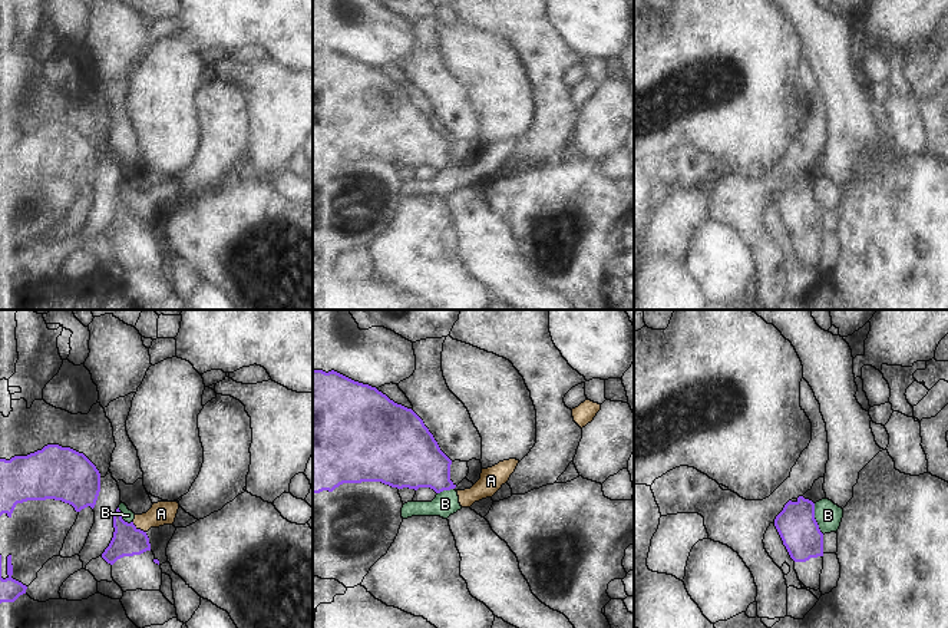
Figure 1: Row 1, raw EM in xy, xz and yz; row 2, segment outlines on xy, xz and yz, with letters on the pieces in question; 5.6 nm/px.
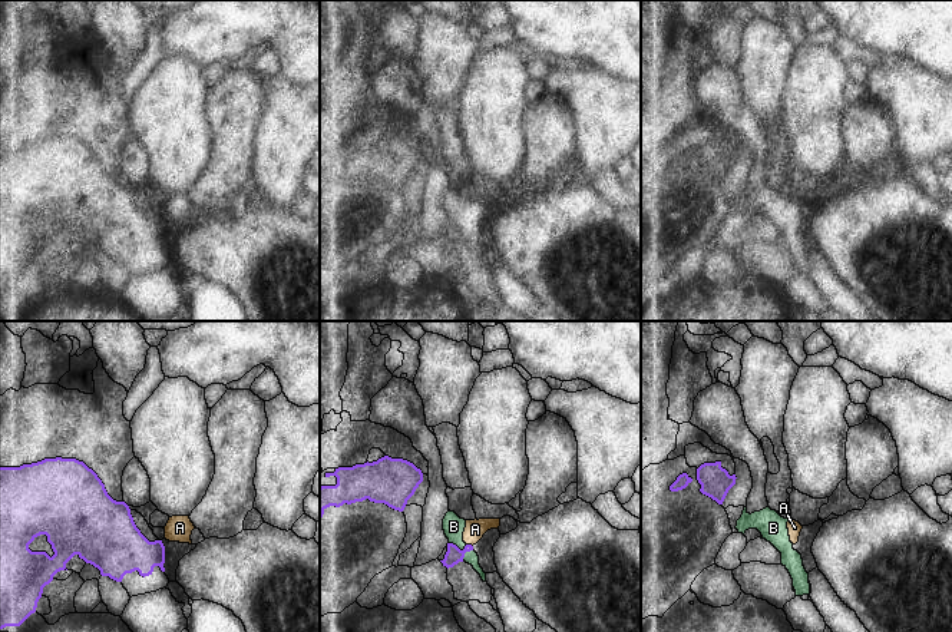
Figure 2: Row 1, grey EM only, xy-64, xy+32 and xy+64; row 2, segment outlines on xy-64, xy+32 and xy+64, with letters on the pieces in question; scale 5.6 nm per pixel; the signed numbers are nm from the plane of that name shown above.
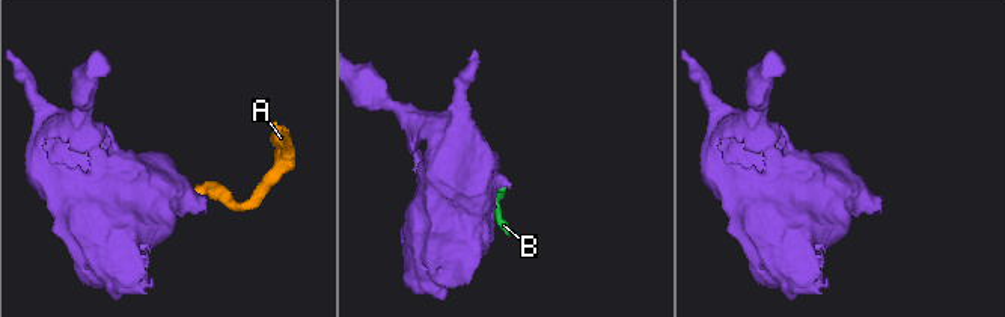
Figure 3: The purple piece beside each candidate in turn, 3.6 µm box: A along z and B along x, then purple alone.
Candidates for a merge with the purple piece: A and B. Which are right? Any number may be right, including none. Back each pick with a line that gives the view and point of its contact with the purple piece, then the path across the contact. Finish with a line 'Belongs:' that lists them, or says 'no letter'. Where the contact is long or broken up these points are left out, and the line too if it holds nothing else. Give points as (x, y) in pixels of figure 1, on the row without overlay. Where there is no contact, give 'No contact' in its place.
Belongs: no letter.

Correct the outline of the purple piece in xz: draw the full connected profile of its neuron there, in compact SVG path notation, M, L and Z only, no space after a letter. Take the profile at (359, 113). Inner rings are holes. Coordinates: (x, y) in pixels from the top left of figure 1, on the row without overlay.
M313 47L313 173L343 162L381 161L392 166L455 168L452 139L440 129L423 99L376 66L334 49Z

